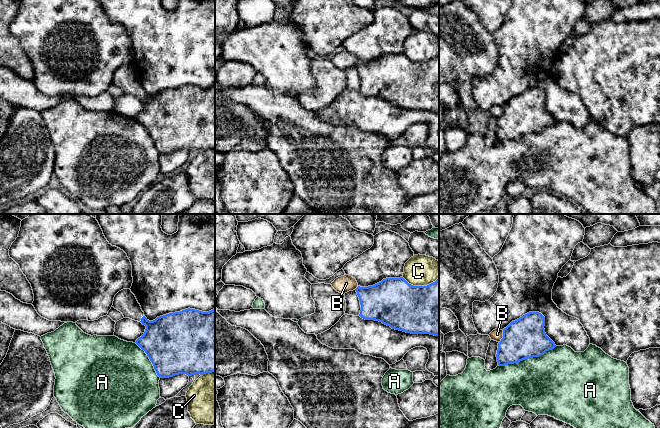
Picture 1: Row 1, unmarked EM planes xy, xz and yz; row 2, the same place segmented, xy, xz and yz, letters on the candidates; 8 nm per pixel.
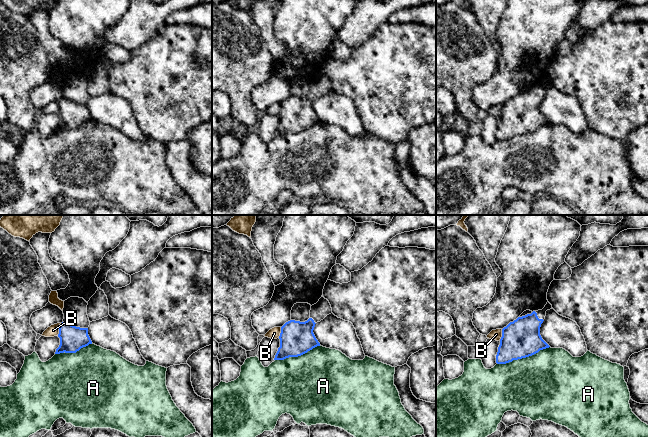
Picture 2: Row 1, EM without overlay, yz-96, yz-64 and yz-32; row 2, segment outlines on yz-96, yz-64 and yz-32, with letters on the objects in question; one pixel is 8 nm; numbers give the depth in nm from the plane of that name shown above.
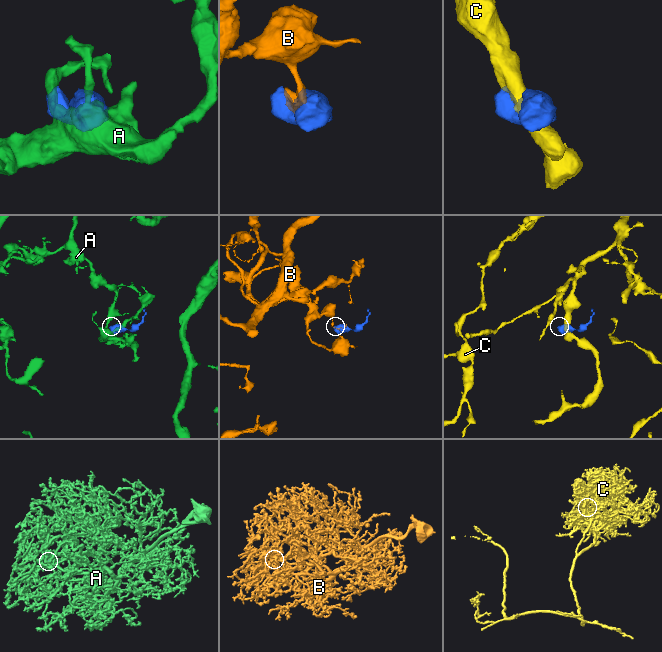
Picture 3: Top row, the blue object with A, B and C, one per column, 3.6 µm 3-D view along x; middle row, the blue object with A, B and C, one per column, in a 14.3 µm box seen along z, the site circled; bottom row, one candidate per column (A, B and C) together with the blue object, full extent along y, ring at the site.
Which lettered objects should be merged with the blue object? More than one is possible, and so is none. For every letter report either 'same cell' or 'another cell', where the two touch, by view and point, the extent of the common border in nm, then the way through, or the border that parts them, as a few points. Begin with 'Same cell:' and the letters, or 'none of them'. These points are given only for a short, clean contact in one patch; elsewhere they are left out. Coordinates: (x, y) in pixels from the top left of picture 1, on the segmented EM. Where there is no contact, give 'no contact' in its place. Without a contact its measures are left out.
Same cell: none of them
A: another cell; contact yz (527, 358); length 500 nm
B: another cell; contact yz (503, 336); length 110 nm
C: another cell; contact xz (420, 286); length 300 nm

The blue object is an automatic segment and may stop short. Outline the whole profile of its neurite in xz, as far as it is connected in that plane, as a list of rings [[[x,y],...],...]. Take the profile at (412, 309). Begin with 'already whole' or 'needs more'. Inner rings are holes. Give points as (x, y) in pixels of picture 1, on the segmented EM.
already whole; [[[403,277],[386,278],[373,286],[358,286],[355,290],[360,300],[361,318],[382,322],[406,333],[439,336],[439,279],[427,286],[413,286]]]

